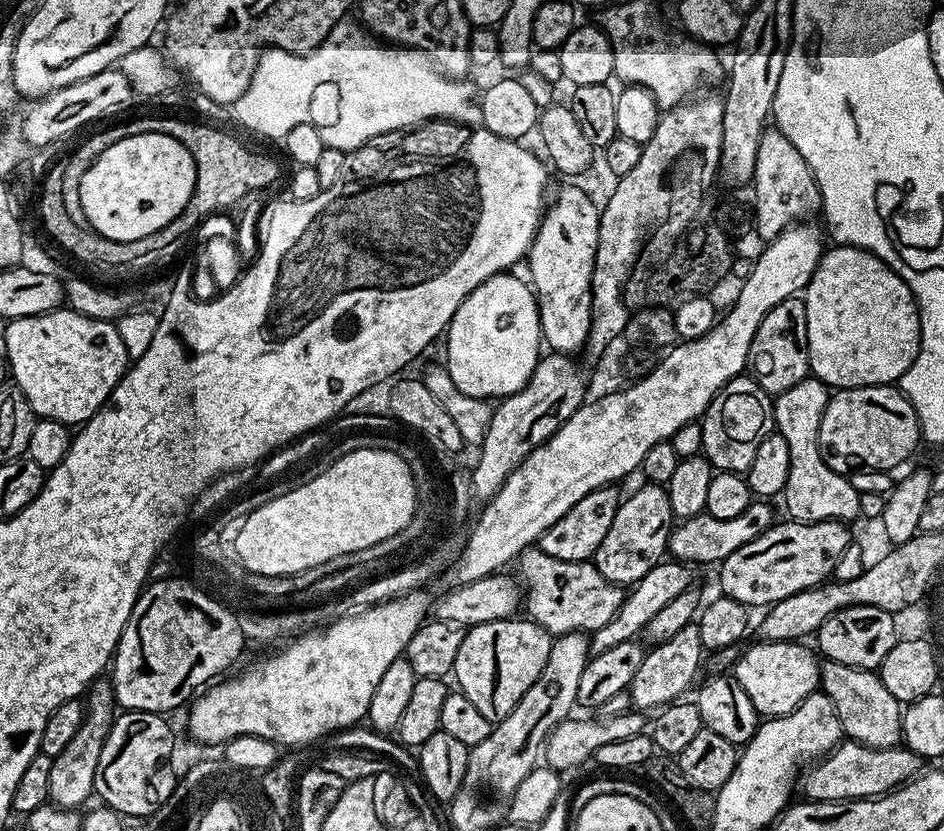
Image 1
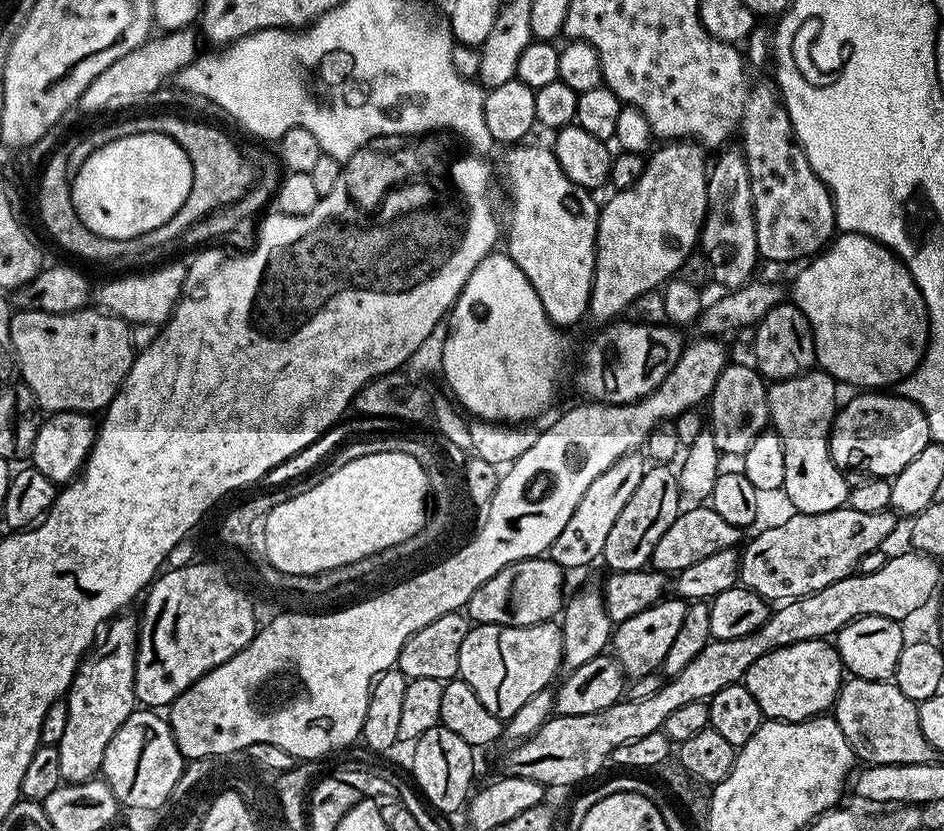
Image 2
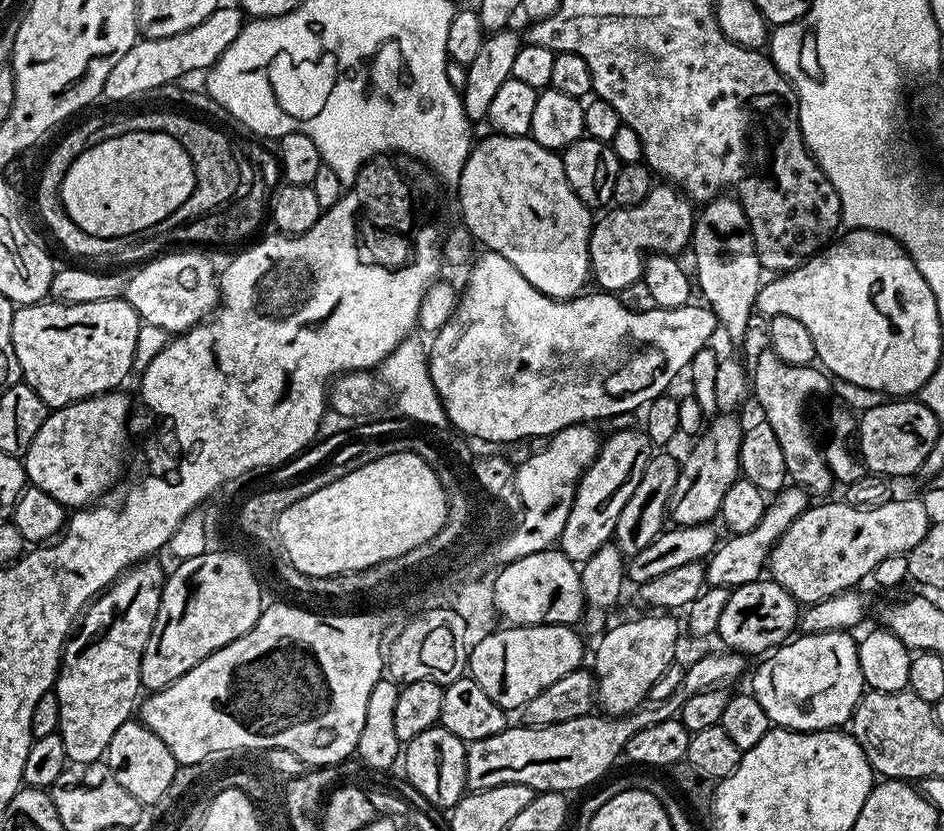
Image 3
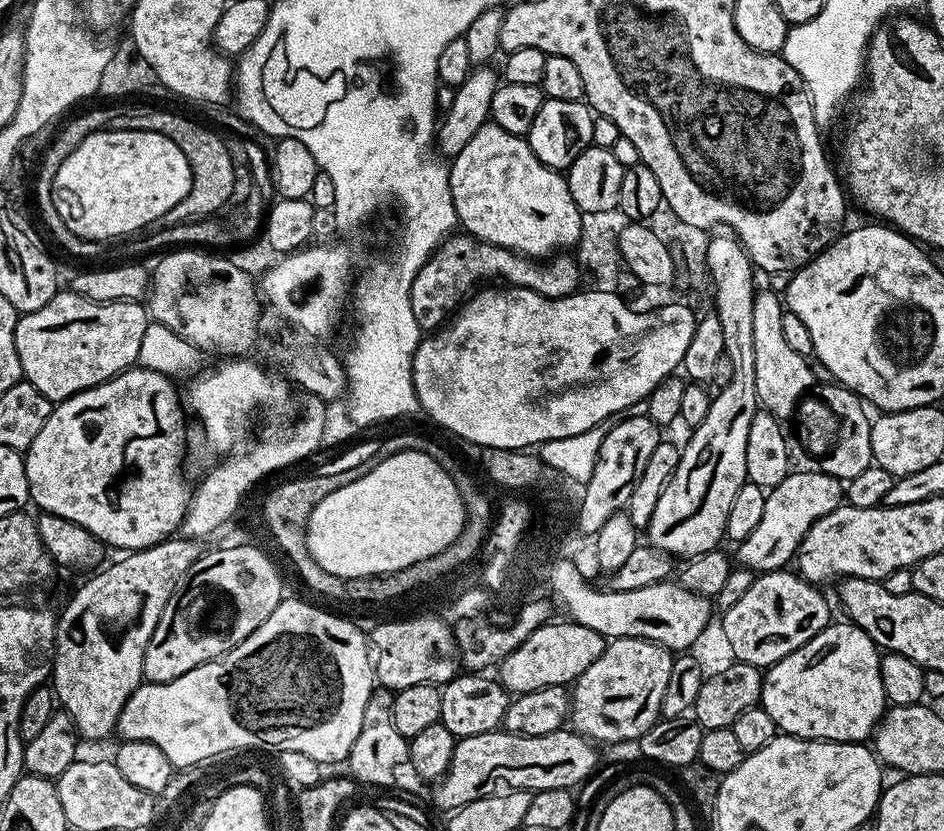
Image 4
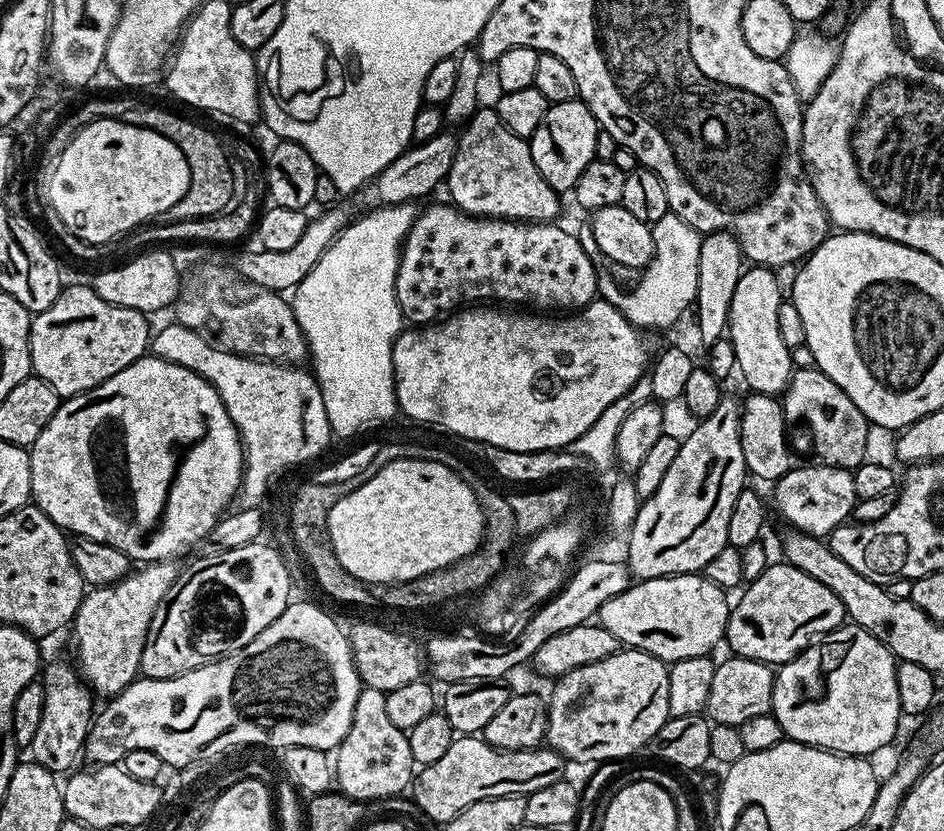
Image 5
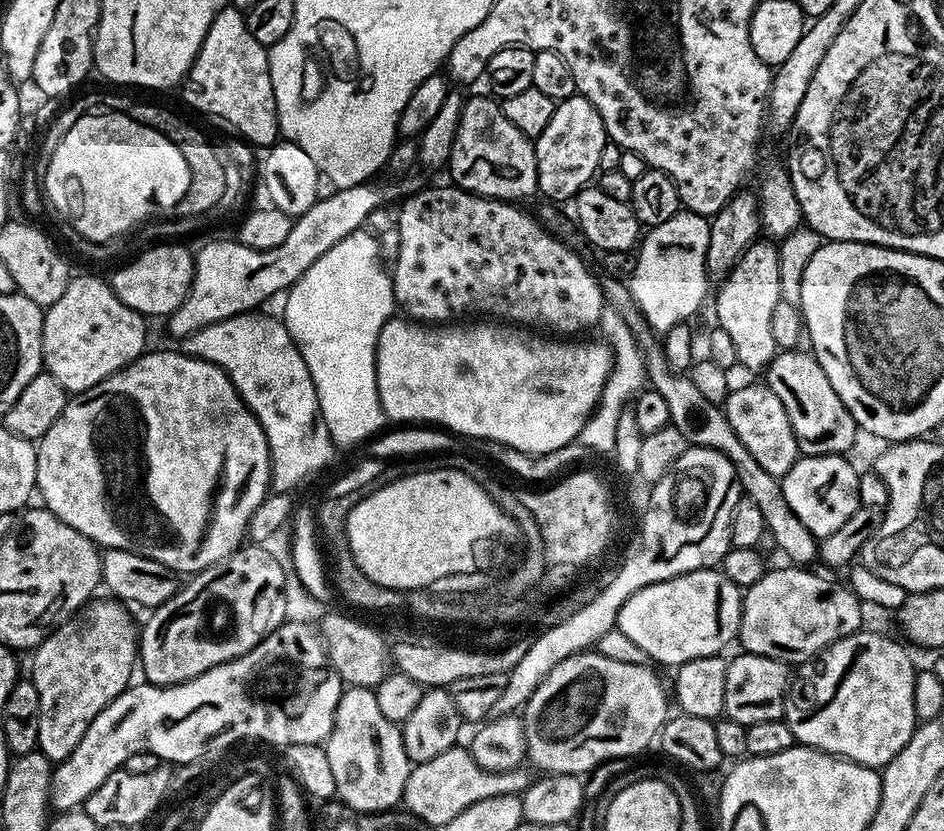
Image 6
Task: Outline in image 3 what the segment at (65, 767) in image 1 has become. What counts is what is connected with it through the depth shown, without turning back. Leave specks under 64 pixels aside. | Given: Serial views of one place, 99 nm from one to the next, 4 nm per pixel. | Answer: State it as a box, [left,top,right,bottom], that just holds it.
[54,558,164,765]

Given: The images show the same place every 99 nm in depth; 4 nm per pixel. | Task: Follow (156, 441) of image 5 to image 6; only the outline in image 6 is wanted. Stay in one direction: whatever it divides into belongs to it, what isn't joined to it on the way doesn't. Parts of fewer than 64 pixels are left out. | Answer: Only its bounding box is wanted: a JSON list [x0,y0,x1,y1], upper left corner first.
[36,350,272,574]

